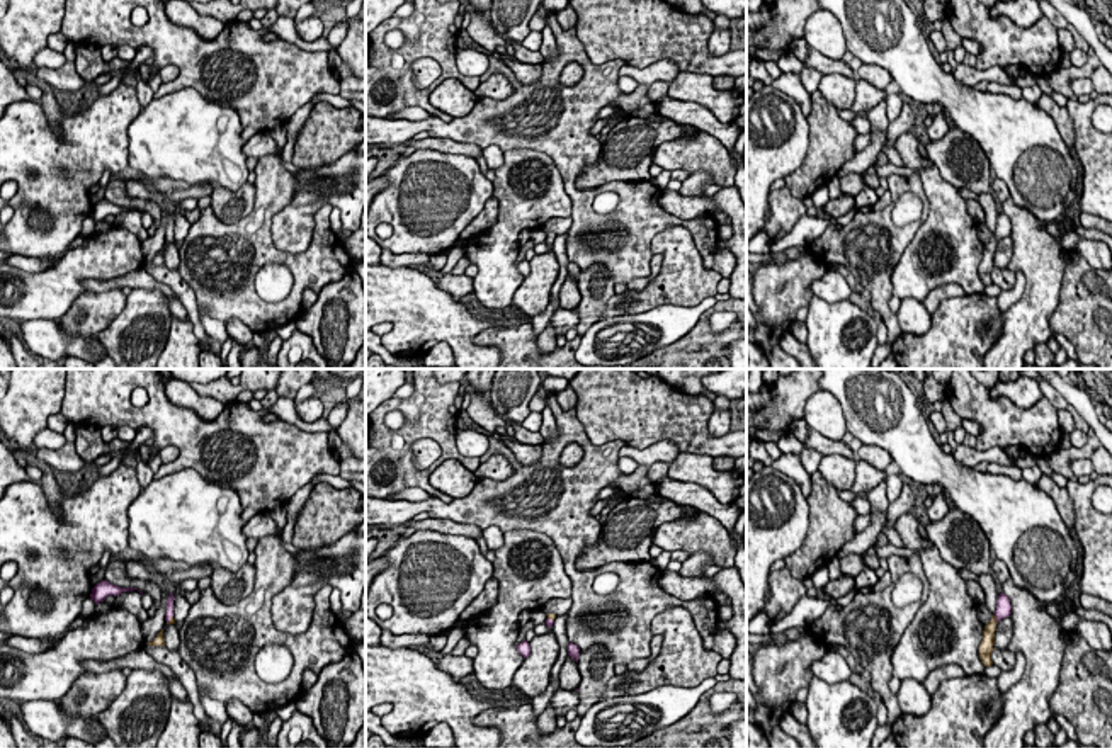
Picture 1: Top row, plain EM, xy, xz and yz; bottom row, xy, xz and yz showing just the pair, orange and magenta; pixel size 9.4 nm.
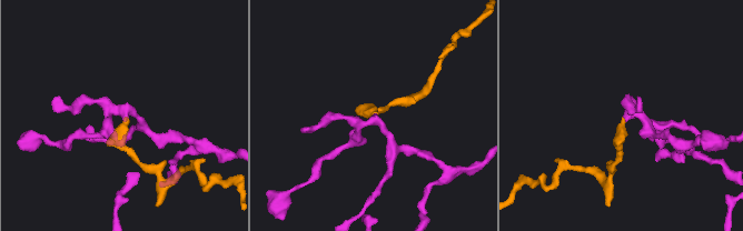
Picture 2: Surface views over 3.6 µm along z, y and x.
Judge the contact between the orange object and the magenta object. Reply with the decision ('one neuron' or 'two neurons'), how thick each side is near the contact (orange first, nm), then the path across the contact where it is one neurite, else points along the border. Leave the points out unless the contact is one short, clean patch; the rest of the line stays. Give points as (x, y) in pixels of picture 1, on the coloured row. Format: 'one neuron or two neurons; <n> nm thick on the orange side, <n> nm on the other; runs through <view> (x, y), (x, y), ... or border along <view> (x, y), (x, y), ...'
one neuron; 130 nm thick on the orange side, 160 nm on the other; runs through yz (988, 634), (995, 619), (1004, 607)

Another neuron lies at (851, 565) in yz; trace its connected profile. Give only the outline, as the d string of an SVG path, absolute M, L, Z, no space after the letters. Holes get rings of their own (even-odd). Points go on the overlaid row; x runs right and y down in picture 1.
M847 554L840 559L840 575L857 576L865 566L862 554Z

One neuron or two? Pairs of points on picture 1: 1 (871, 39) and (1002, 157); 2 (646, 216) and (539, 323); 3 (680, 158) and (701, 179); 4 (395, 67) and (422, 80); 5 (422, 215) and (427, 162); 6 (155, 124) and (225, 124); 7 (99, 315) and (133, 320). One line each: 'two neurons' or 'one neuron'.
1: one neuron
2: two neurons
3: two neurons
4: two neurons
5: one neuron
6: one neuron
7: two neurons

